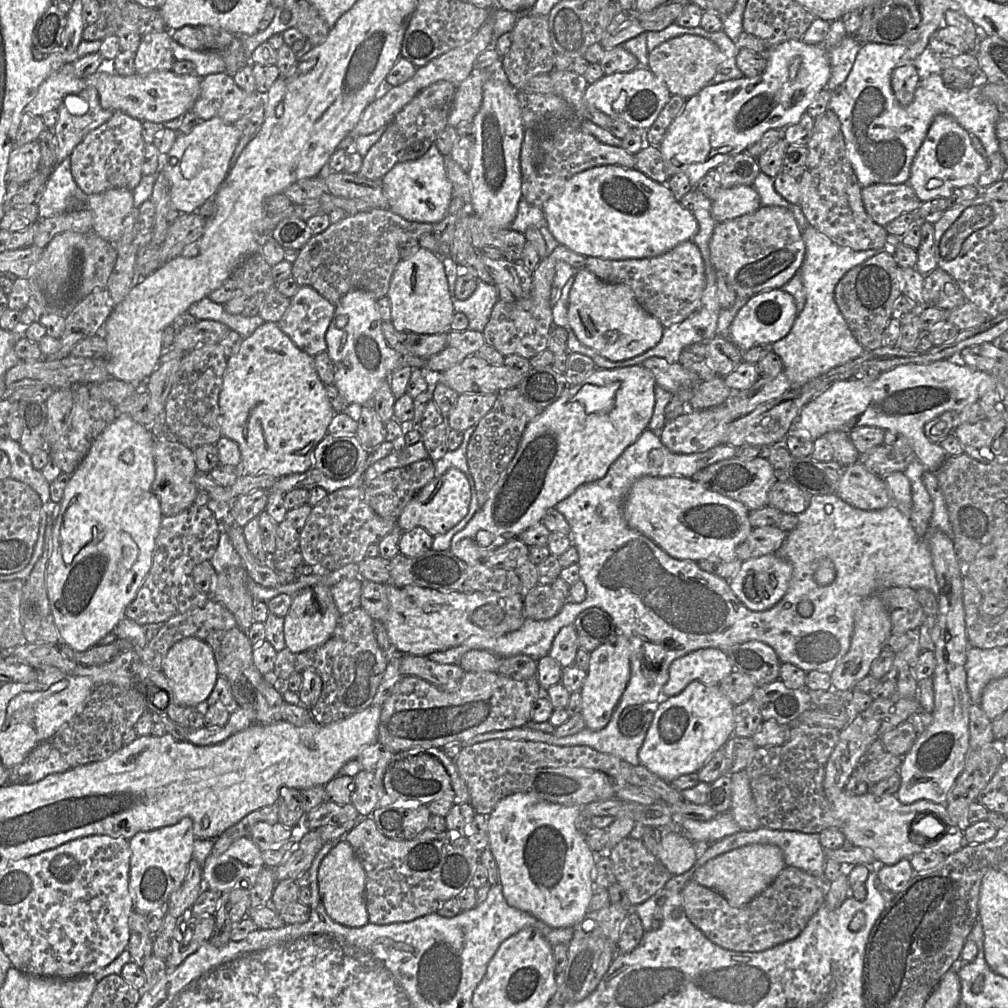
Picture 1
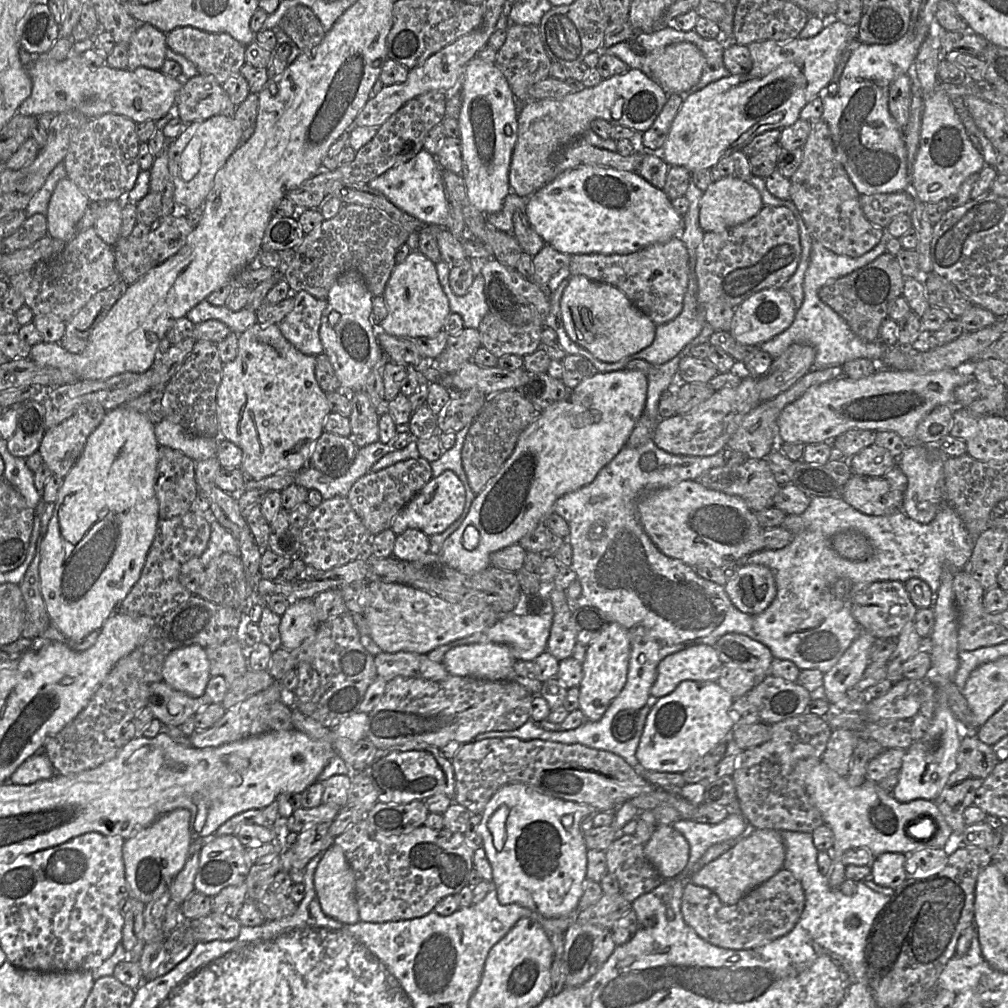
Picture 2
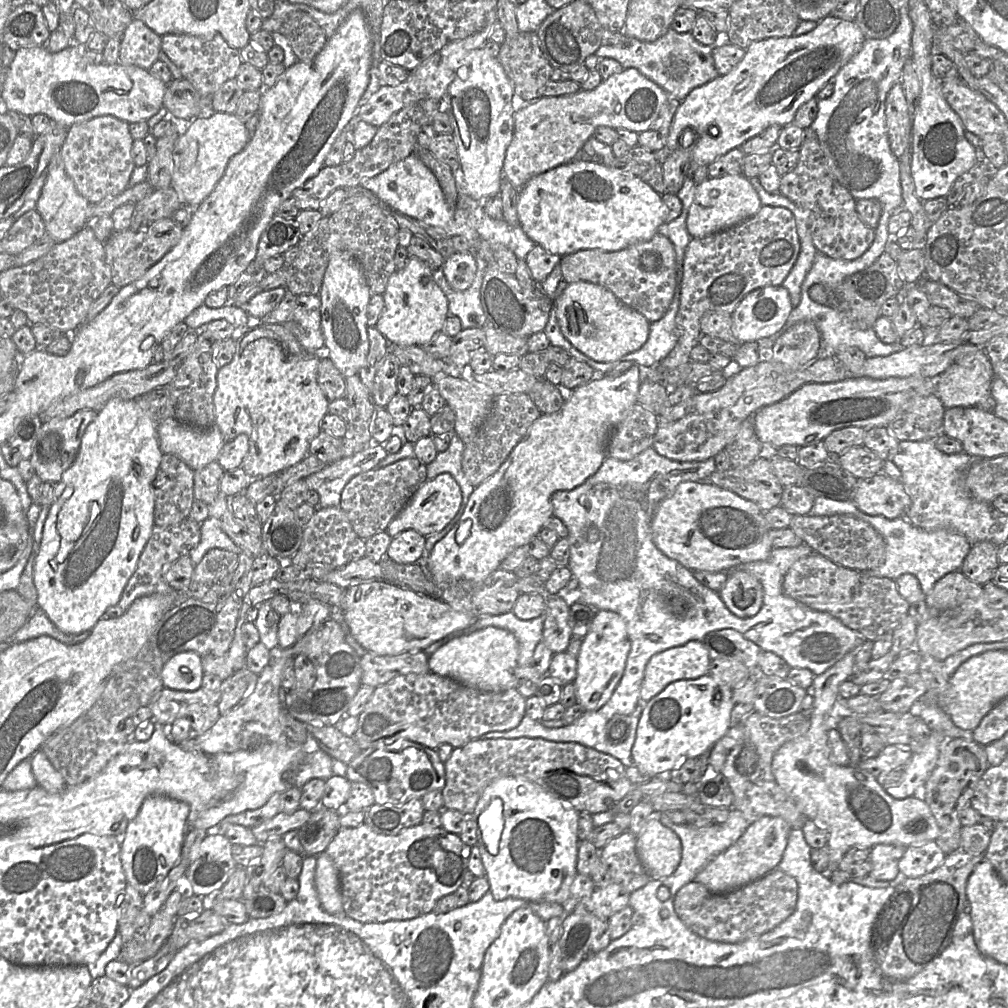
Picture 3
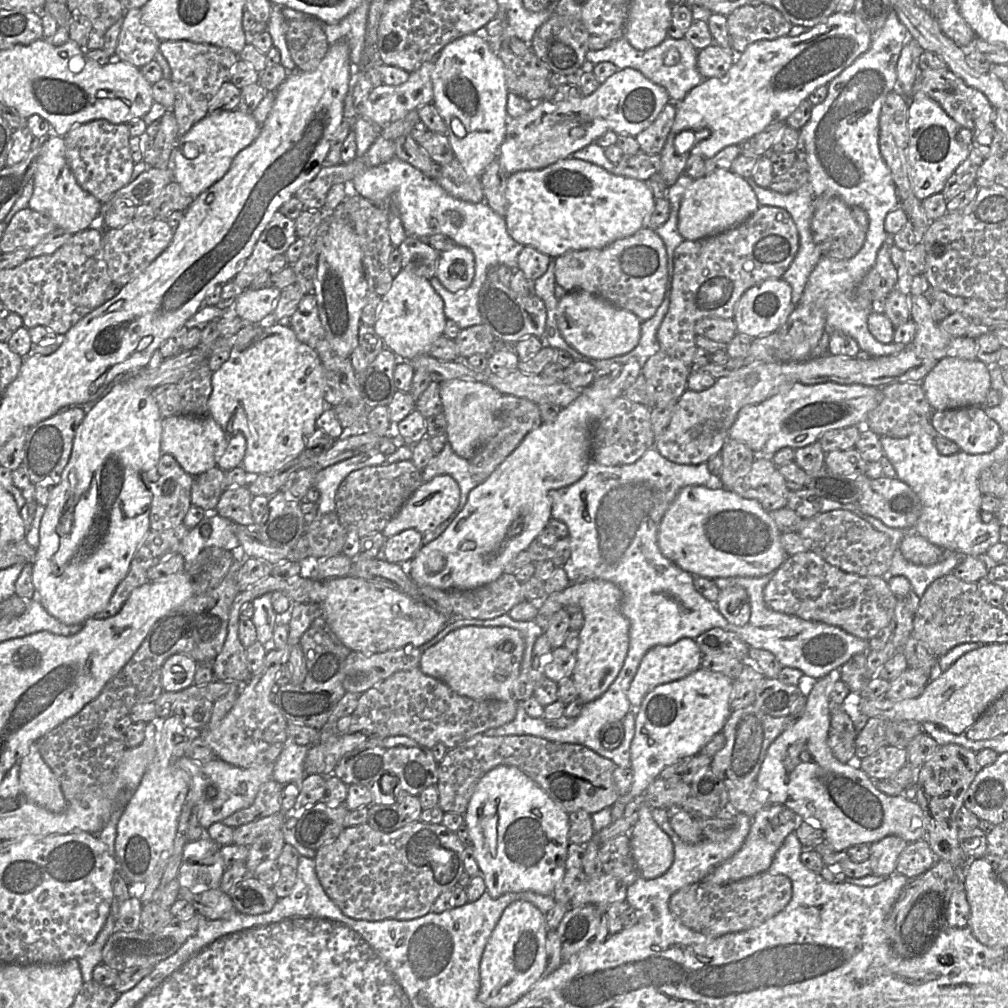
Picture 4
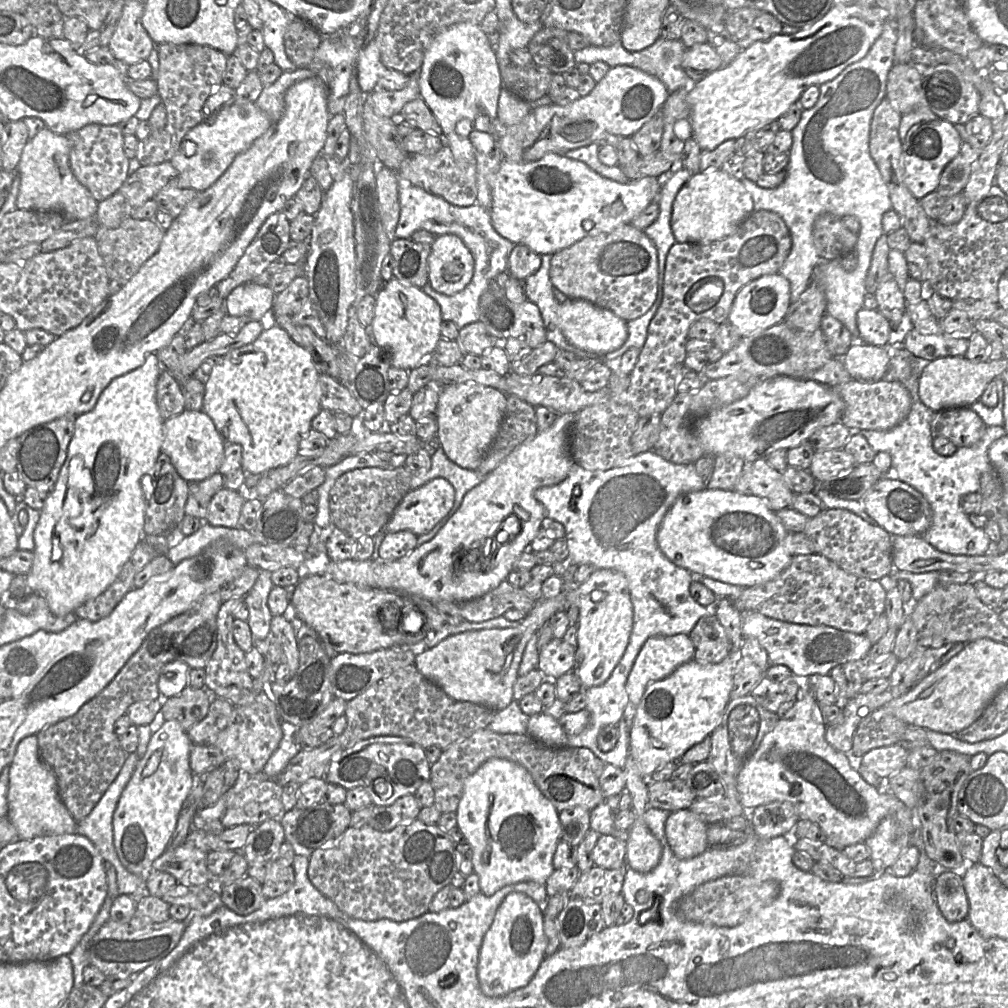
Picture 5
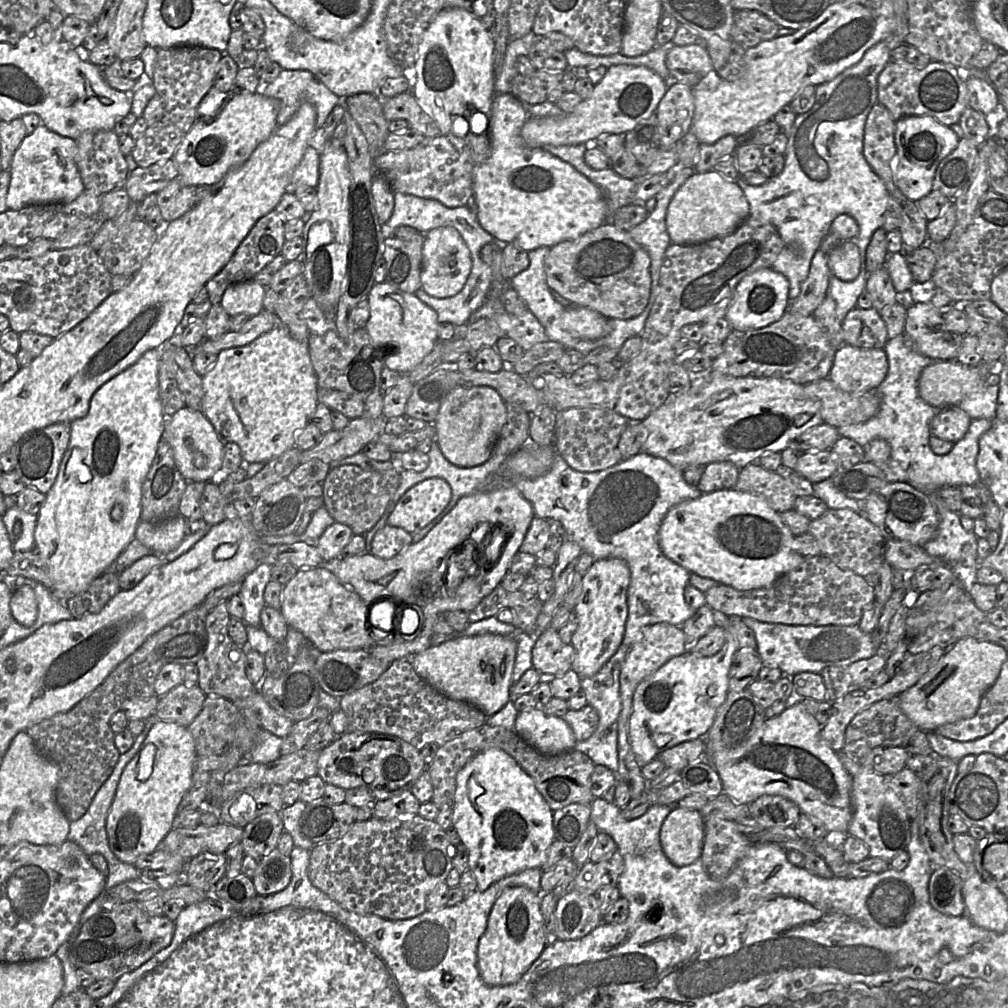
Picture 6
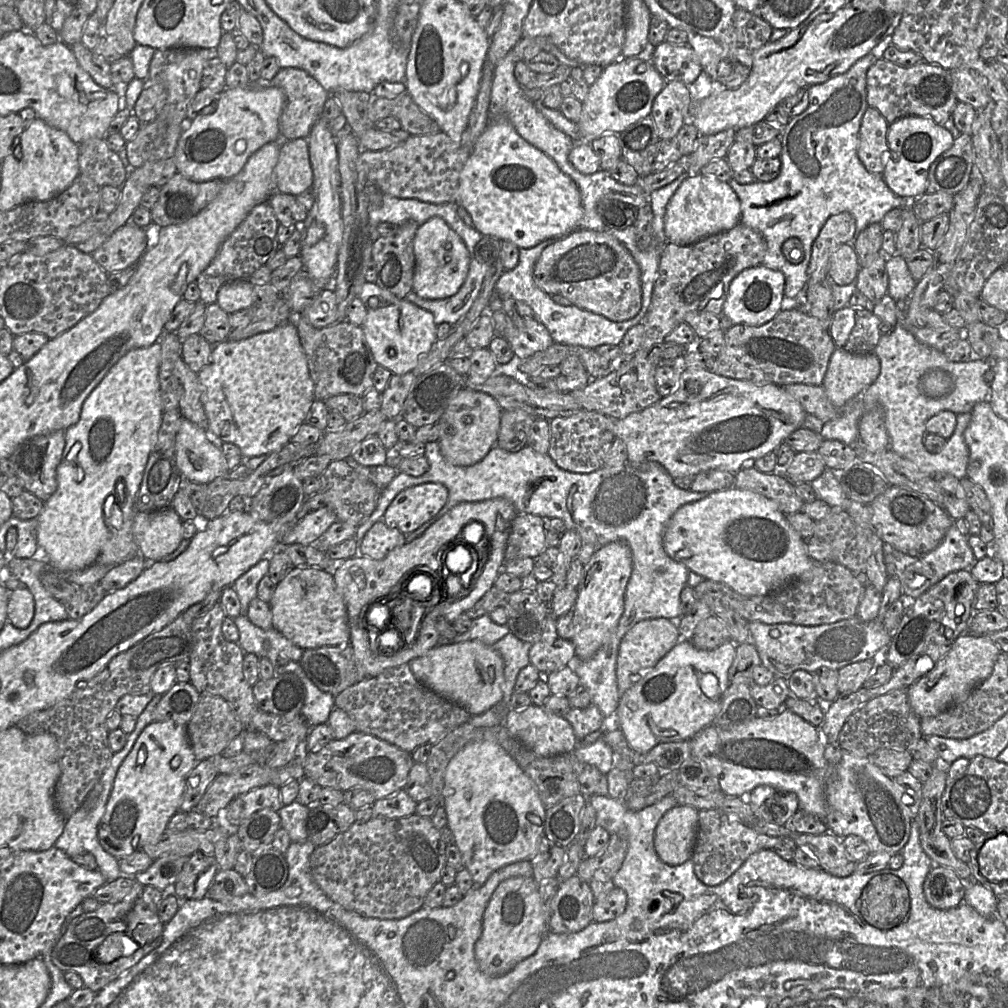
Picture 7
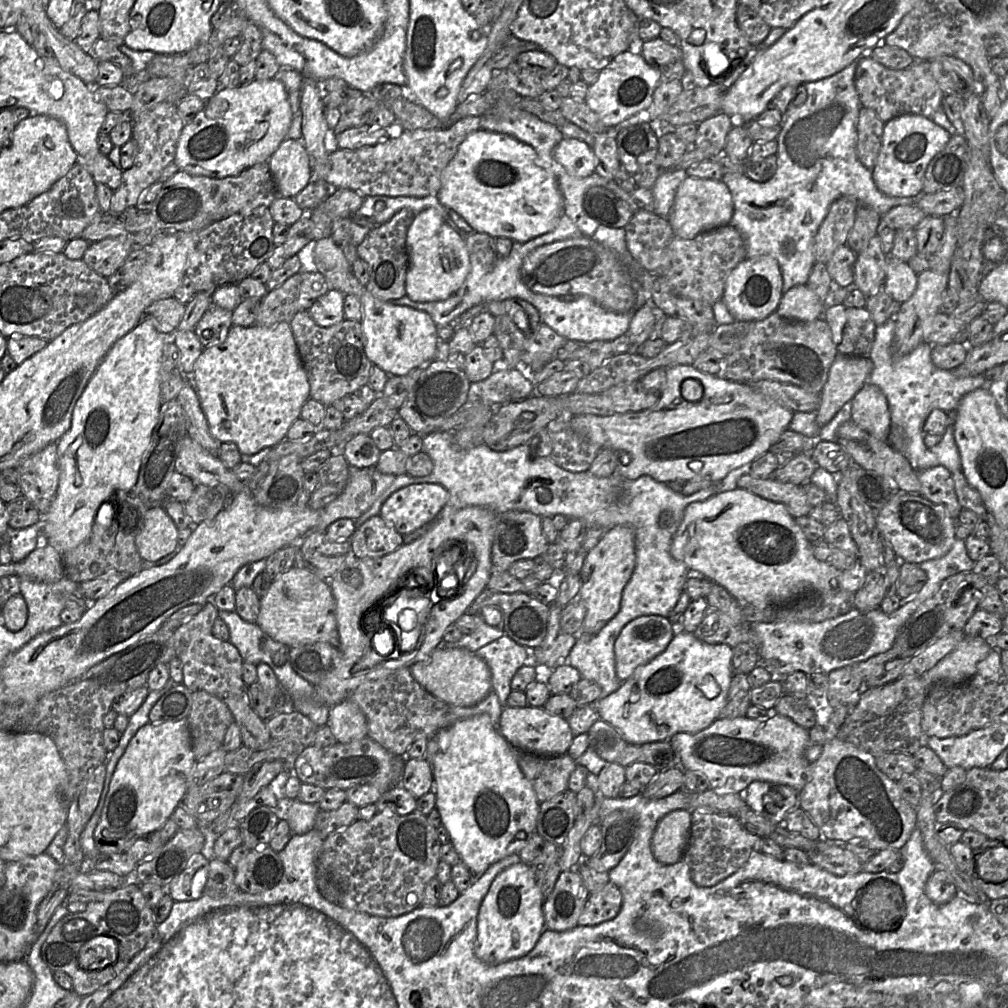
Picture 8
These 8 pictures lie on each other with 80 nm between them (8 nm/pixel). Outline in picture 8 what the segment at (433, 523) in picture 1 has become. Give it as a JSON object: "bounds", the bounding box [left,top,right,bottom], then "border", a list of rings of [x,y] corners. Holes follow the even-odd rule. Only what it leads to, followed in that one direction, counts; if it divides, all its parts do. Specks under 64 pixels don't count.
{"bounds":[379,484,449,536],"border":[[[413,484],[394,492],[379,516],[404,536],[433,520],[448,500],[449,492],[440,484]]]}

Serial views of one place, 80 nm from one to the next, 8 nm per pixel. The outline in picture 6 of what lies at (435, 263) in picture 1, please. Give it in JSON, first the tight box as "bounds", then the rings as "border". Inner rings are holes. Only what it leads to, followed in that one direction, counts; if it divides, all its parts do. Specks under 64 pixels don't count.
{"bounds":[364,282,439,374],"border":[[[386,282],[376,283],[367,299],[370,306],[370,317],[364,329],[368,333],[372,345],[382,358],[384,366],[400,374],[409,374],[433,350],[439,340],[437,312],[417,298],[414,293],[404,292]]]}

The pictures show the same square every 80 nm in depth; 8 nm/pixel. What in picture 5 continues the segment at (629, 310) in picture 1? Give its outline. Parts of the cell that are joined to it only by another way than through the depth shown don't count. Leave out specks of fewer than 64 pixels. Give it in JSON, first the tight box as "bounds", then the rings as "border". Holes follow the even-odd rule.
{"bounds":[560,299,627,353],"border":[[[569,299],[560,304],[560,326],[565,337],[581,349],[608,353],[619,349],[627,340],[627,322],[611,311],[583,299]]]}

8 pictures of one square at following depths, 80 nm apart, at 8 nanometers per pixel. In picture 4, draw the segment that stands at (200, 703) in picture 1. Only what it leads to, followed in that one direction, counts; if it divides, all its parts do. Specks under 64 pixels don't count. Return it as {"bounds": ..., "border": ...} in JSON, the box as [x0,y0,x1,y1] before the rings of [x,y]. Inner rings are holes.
{"bounds":[161,654,198,692],"border":[[[183,654],[169,657],[162,666],[161,685],[163,691],[179,692],[194,683],[198,663]]]}

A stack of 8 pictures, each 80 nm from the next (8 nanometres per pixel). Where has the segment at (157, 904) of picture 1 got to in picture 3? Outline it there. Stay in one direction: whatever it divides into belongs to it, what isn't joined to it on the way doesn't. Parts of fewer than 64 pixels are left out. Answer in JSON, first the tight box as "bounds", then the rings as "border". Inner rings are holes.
{"bounds":[121,795,190,895],"border":[[[163,795],[144,800],[137,816],[129,822],[121,840],[121,862],[128,883],[141,895],[158,885],[179,862],[186,835],[190,807],[186,802]]]}

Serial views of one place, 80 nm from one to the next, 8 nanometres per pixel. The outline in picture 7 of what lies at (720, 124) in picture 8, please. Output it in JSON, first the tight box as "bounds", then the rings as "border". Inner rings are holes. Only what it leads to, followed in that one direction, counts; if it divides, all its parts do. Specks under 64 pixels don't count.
{"bounds":[689,129,735,175],"border":[[[728,129],[712,135],[700,134],[696,148],[690,155],[689,171],[691,175],[700,174],[700,169],[709,162],[723,159],[735,141],[735,130]]]}

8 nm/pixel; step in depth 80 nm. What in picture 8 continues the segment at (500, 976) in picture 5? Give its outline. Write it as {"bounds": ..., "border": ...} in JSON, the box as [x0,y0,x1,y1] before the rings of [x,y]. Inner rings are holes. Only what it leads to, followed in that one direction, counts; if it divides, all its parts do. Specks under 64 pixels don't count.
{"bounds":[474,862,545,964],"border":[[[519,862],[500,872],[477,916],[474,953],[487,964],[503,964],[529,954],[545,932],[543,895],[529,865]]]}

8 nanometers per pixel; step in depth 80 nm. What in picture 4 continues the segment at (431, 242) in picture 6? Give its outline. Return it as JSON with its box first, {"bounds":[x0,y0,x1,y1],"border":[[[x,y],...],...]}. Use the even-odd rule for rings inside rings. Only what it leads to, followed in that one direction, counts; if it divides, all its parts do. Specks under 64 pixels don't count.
{"bounds":[436,245,475,292],"border":[[[460,245],[440,252],[436,277],[450,292],[466,291],[475,275],[472,252]]]}

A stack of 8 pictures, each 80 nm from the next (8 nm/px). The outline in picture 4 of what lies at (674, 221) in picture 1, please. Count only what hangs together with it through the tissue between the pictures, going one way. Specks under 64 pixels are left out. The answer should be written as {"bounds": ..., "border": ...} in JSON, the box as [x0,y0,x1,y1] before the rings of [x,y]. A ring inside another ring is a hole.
{"bounds":[504,157,655,259],"border":[[[572,157],[543,169],[519,171],[507,178],[508,208],[504,216],[509,235],[523,246],[531,246],[555,259],[570,251],[604,248],[631,236],[647,225],[655,199],[645,181],[618,176],[603,168]]]}

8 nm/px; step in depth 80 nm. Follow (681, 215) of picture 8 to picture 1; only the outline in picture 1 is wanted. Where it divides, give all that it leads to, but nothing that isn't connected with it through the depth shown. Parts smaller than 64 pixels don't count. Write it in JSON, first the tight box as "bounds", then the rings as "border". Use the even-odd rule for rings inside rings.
{"bounds":[711,186,760,223],"border":[[[752,186],[721,187],[711,200],[711,215],[716,223],[723,223],[753,213],[760,207],[759,195]]]}

